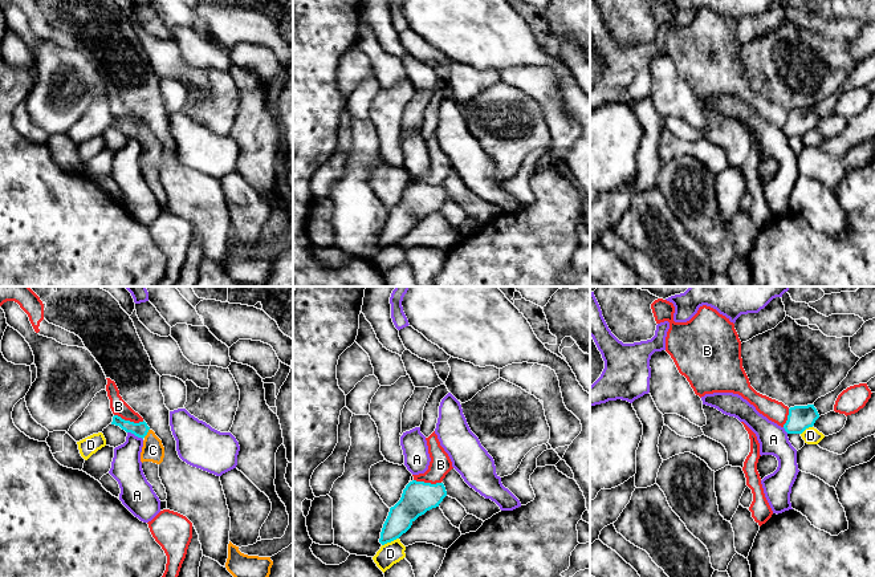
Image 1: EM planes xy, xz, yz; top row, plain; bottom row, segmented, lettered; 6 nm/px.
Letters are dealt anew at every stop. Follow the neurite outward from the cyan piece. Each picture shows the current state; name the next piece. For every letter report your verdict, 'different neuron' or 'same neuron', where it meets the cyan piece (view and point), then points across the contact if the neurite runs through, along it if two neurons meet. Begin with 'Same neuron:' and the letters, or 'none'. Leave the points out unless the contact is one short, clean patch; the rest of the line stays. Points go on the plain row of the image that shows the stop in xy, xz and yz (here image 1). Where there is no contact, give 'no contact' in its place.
Same neuron: C
A: different neuron | xy (135, 138) | along xy (127, 134), (142, 142)
B: different neuron | xy (129, 124)
C: same neuron | xy (147, 134) | across xy (141, 131), (147, 134), (153, 153)
D: different neuron | xz (390, 244)

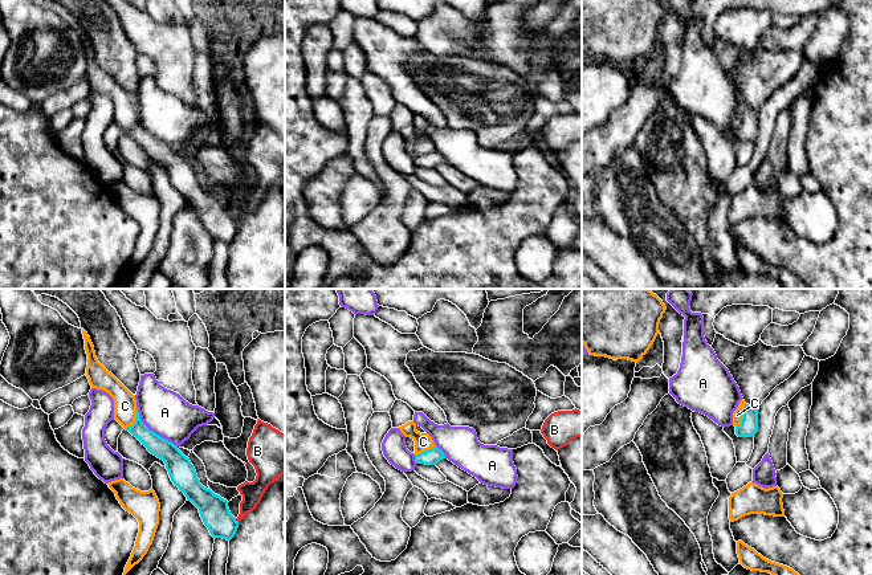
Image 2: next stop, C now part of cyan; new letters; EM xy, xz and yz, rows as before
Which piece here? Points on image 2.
Same neuron: none
A: different neuron | xy (153, 135)
B: different neuron | xy (236, 224)
C: different neuron | yz (742, 118)

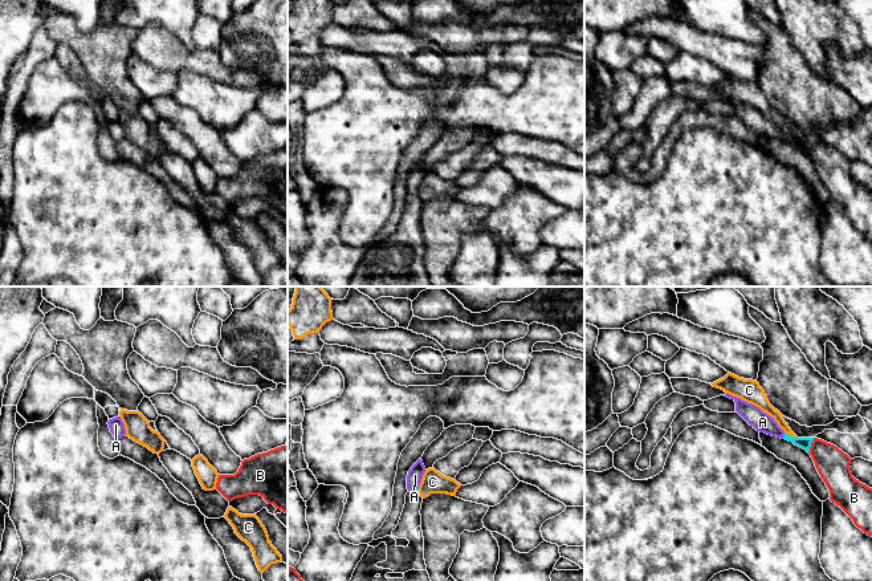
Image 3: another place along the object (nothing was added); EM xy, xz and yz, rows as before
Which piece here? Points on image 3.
Same neuron: A
A: same neuron | yz (783, 139) | across yz (805, 146), (783, 139), (762, 125)
B: different neuron | yz (810, 149)
C: different neuron | yz (790, 138) | along yz (785, 135), (797, 141)

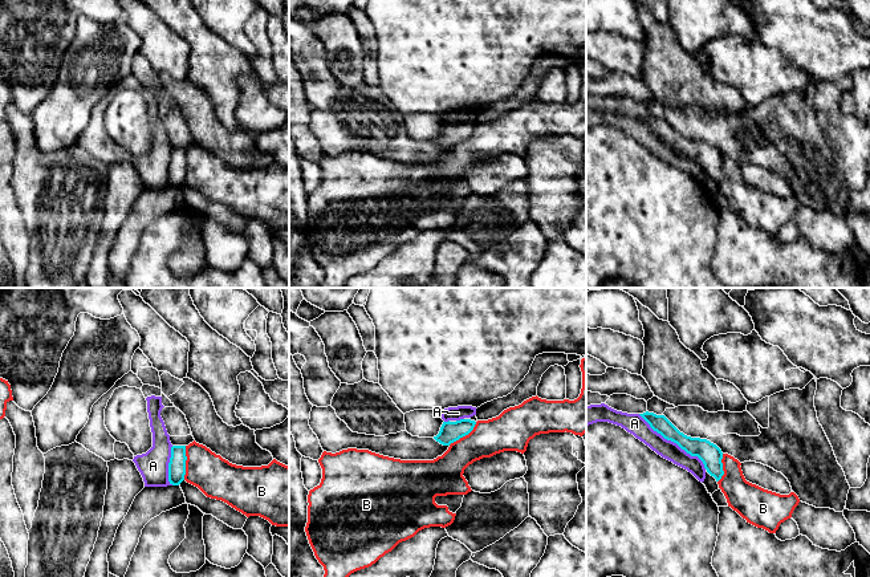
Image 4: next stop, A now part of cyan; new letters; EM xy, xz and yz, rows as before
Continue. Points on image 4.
Same neuron: none
A: different neuron | yz (674, 145) | along yz (638, 117), (665, 141), (695, 158), (706, 171)
B: different neuron | xy (185, 166)

